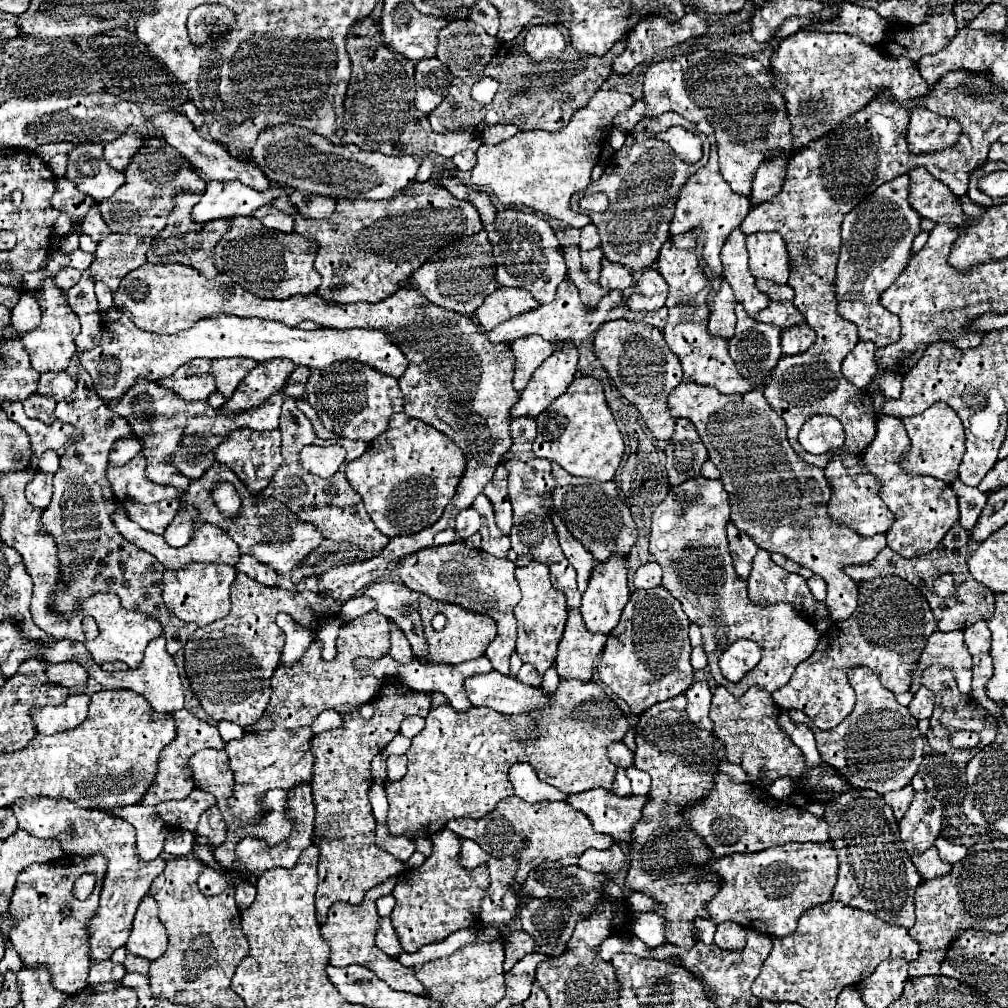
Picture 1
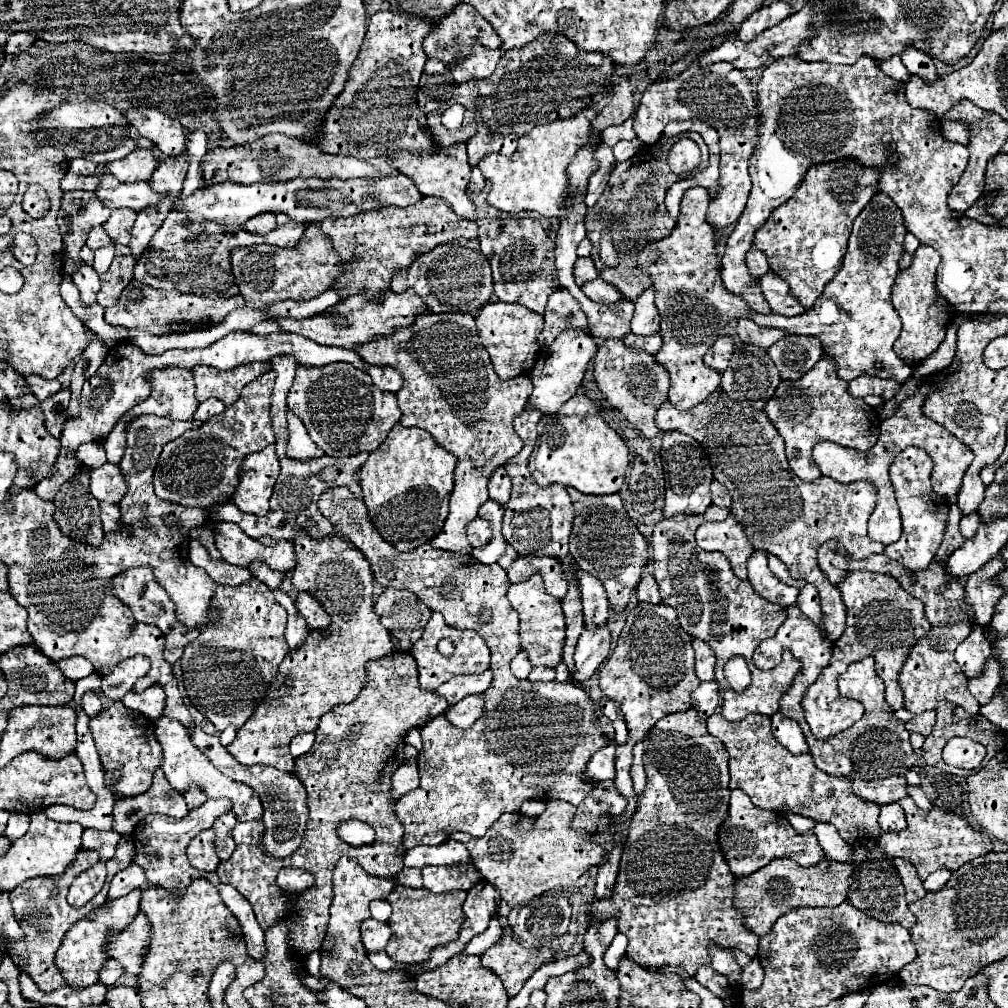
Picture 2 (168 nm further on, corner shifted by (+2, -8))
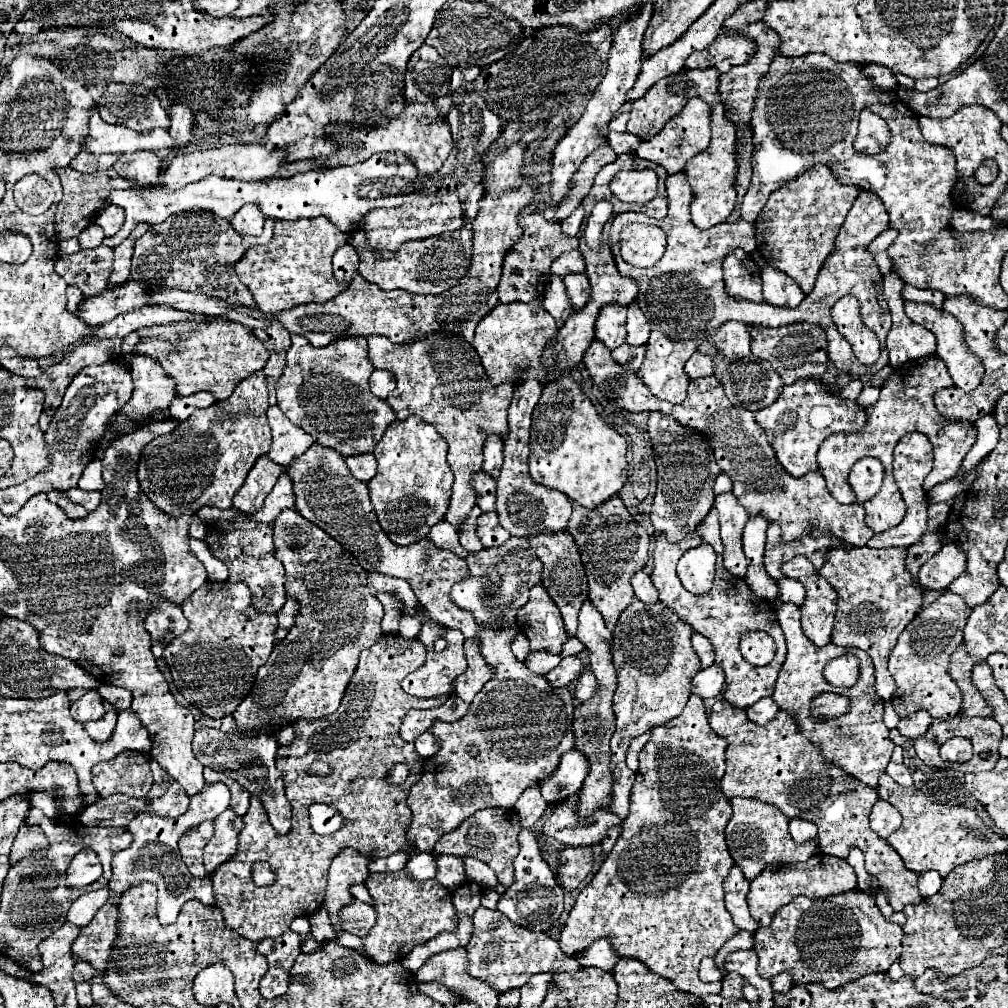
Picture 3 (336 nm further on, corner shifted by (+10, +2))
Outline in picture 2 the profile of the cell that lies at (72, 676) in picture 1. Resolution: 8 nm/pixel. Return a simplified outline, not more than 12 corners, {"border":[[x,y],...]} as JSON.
{"border":[[92,690],[82,696],[82,708],[88,716],[102,710],[98,694]]}

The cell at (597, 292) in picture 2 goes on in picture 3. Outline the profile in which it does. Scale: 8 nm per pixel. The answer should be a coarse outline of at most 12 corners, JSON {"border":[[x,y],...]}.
{"border":[[584,274],[564,278],[574,310],[590,298],[590,282]]}

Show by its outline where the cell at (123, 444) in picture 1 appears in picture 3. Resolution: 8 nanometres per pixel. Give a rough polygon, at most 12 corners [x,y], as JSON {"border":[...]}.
{"border":[[132,356],[134,394],[120,412],[146,416],[172,404],[174,380]]}

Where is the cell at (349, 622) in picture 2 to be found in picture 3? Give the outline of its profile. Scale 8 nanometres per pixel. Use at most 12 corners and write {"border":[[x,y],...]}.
{"border":[[274,522],[300,610],[232,714],[278,732],[338,710],[382,636],[368,572]]}

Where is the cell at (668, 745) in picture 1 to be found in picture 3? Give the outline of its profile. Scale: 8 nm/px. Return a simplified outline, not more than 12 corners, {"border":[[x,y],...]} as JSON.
{"border":[[690,696],[558,944],[610,938],[704,998],[738,932],[728,744]]}

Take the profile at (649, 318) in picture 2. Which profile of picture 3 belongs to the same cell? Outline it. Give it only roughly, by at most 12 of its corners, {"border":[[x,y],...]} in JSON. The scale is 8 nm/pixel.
{"border":[[638,304],[628,306],[630,346],[644,346],[650,324]]}

